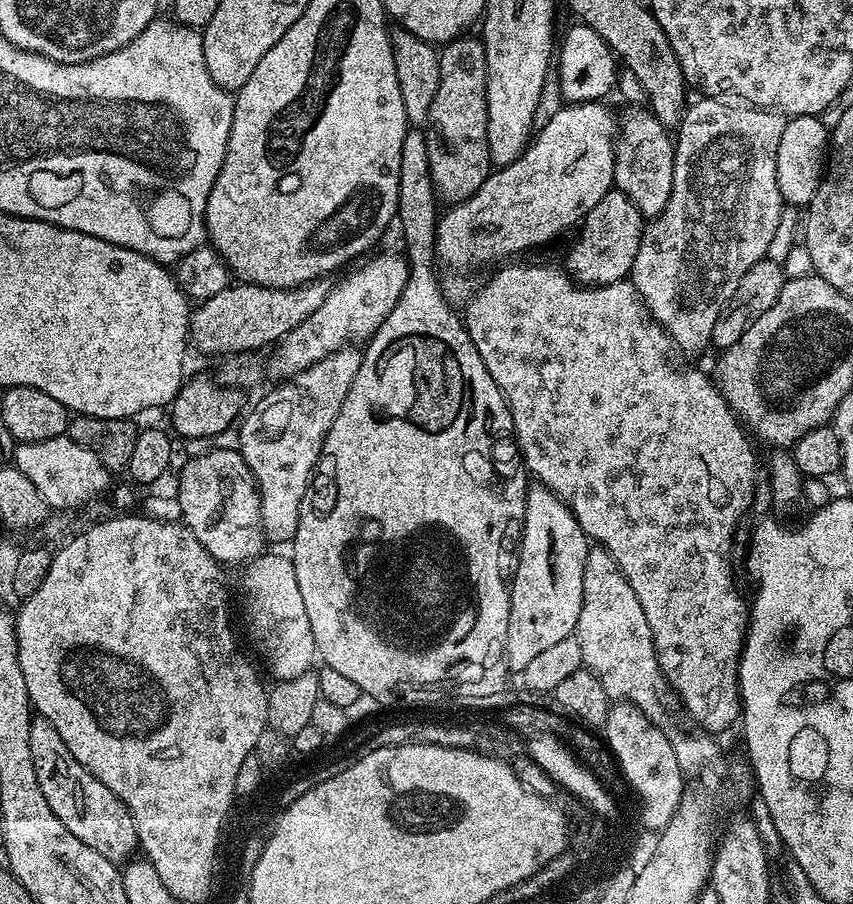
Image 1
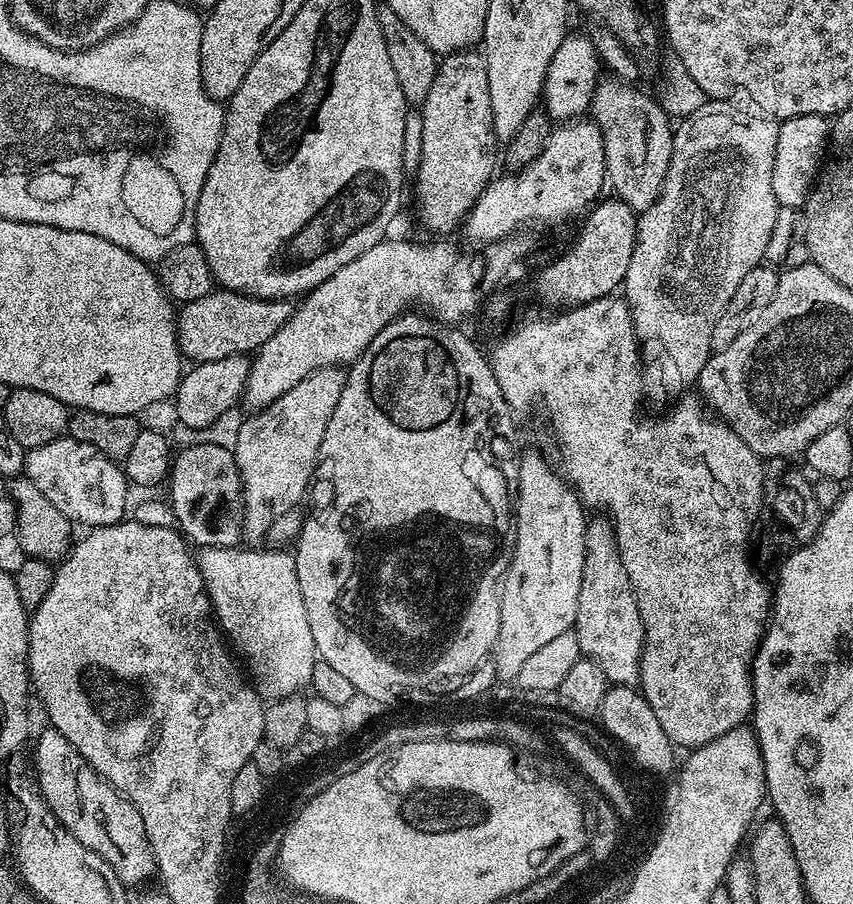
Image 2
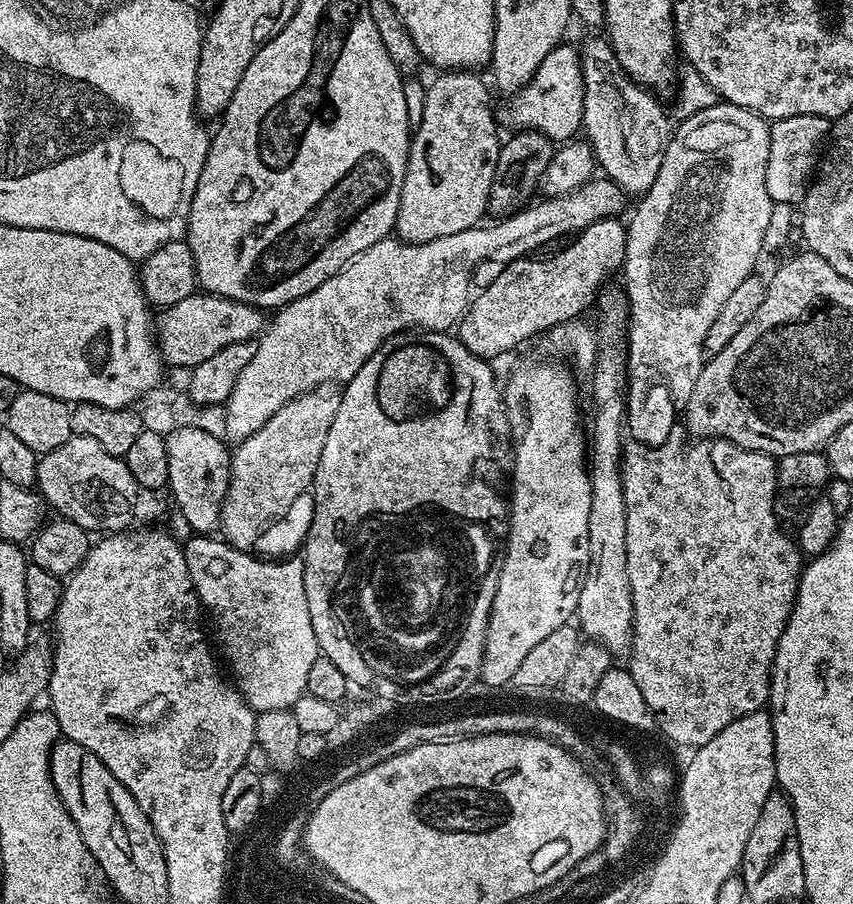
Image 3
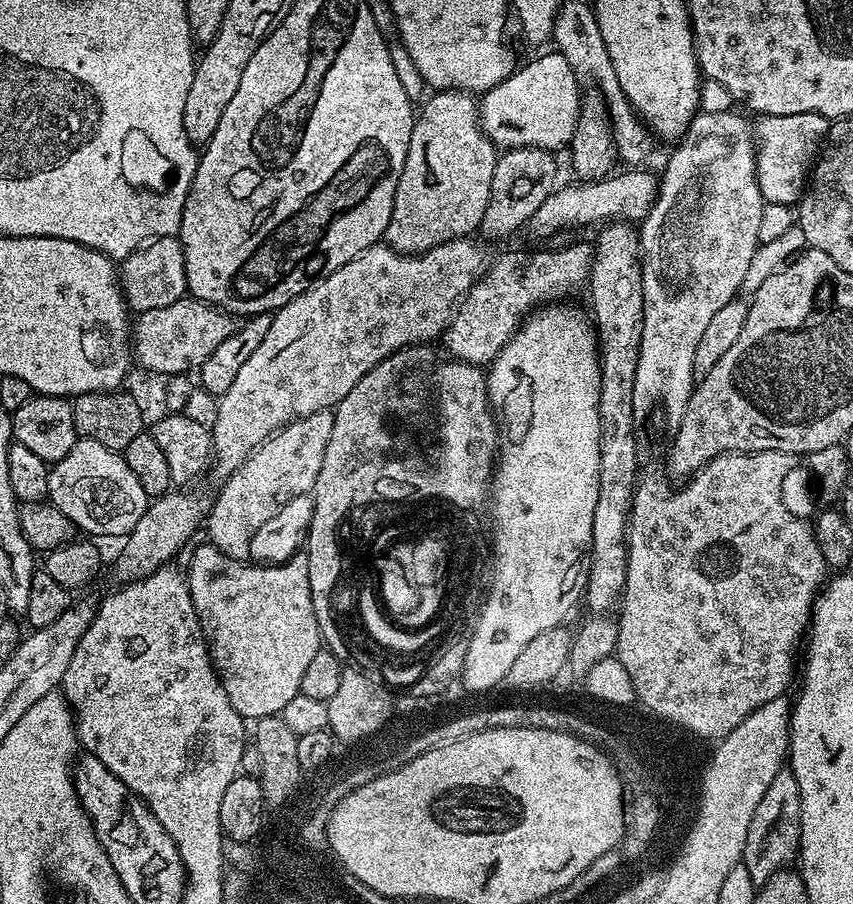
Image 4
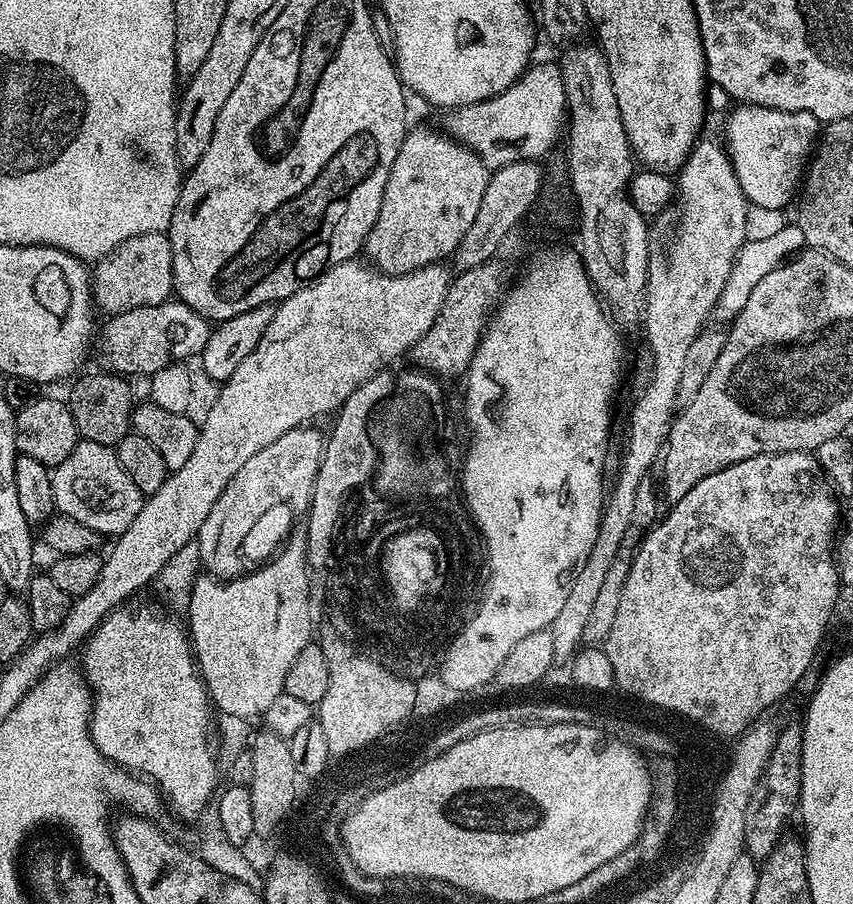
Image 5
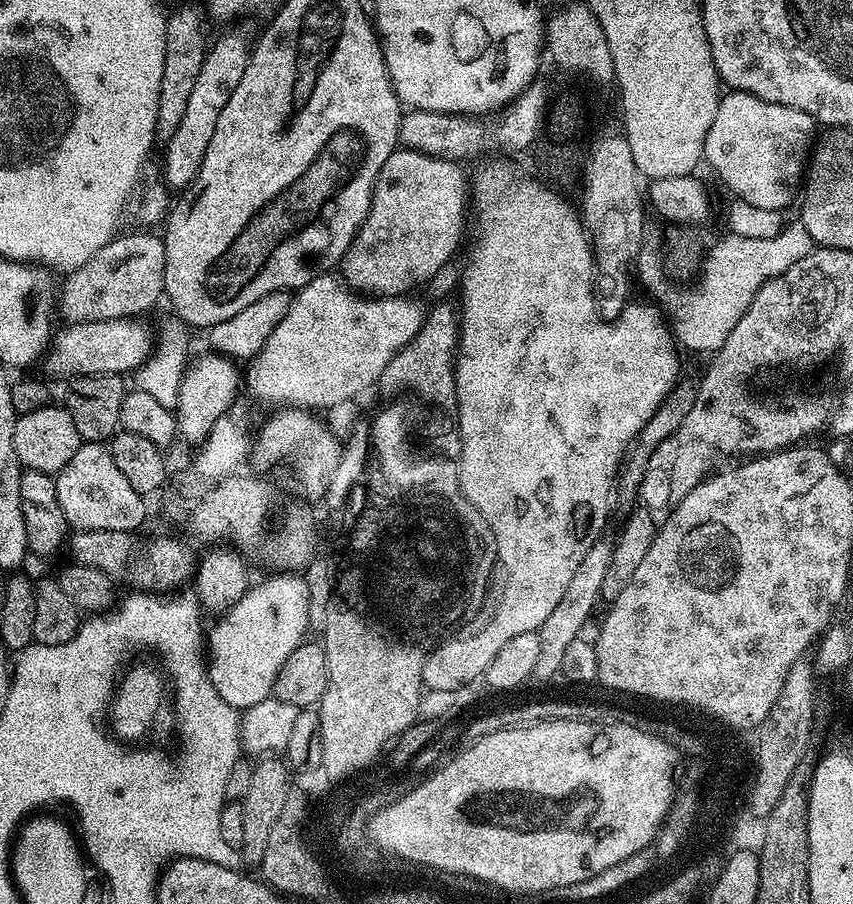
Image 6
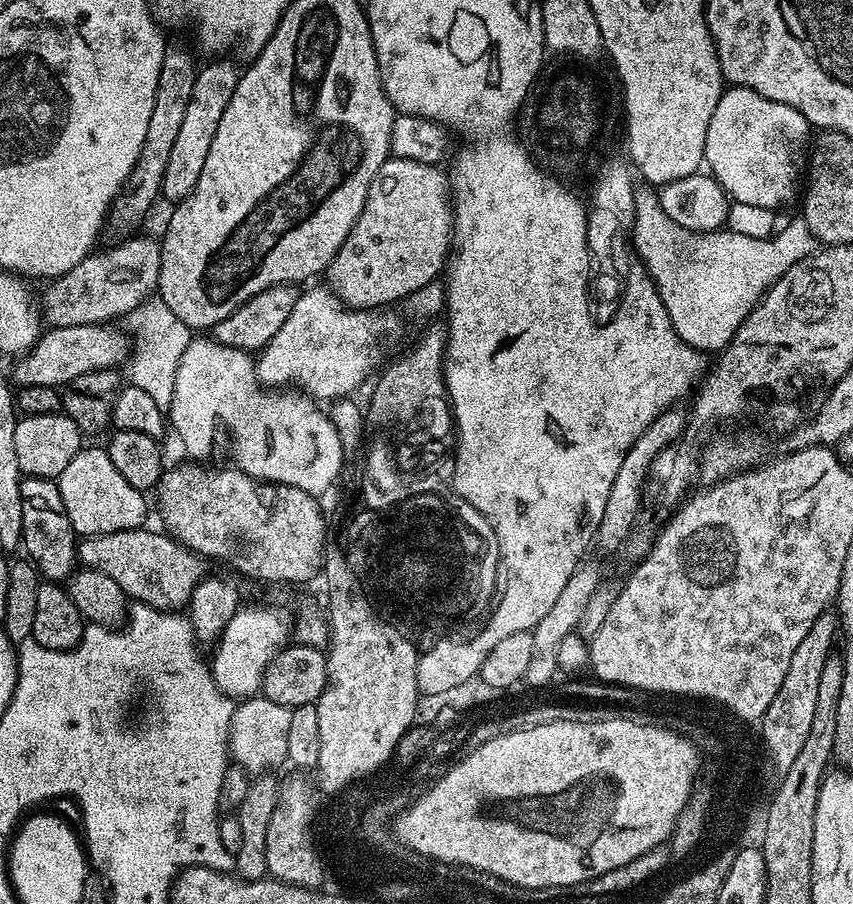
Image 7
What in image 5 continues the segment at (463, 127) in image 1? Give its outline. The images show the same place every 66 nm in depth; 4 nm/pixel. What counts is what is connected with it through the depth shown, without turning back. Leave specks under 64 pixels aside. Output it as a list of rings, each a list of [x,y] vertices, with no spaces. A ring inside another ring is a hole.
[[[413,127],[404,136],[398,158],[394,158],[394,166],[390,166],[382,210],[378,210],[378,218],[368,235],[366,253],[369,256],[367,259],[375,267],[391,276],[401,276],[447,261],[465,237],[466,230],[473,225],[474,218],[478,215],[478,206],[482,206],[482,194],[486,194],[490,169],[467,144],[461,144],[443,131],[440,132],[435,132],[432,128]]]

